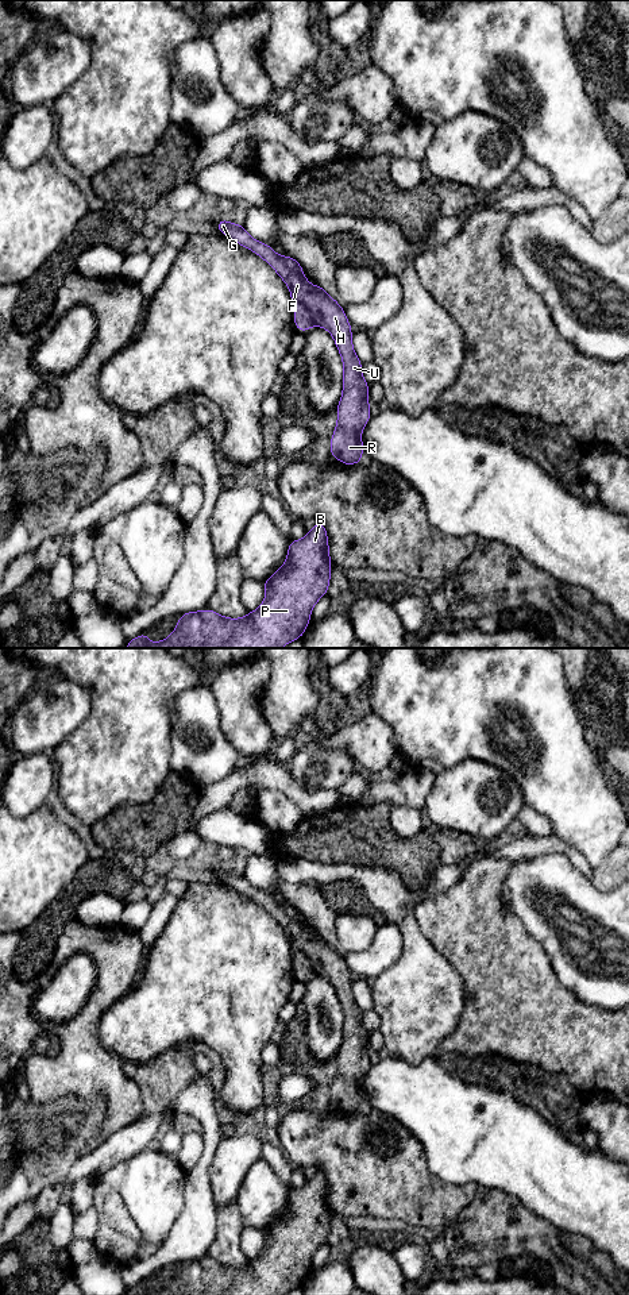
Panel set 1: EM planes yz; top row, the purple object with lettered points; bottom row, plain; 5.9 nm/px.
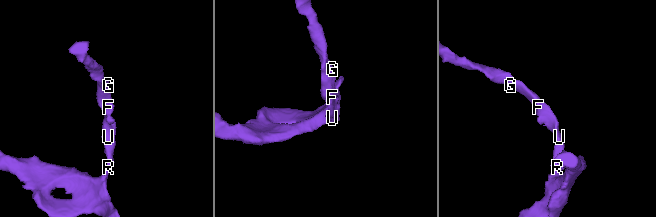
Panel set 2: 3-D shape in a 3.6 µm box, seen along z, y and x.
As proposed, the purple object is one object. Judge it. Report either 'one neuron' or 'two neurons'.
one neuron

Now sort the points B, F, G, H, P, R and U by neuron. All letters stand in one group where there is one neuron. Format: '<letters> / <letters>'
B F G H P R U

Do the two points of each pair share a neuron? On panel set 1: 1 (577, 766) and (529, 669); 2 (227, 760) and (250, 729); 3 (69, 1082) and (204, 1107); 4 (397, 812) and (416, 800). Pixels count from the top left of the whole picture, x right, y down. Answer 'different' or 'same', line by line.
1: same
2: different
3: different
4: different

